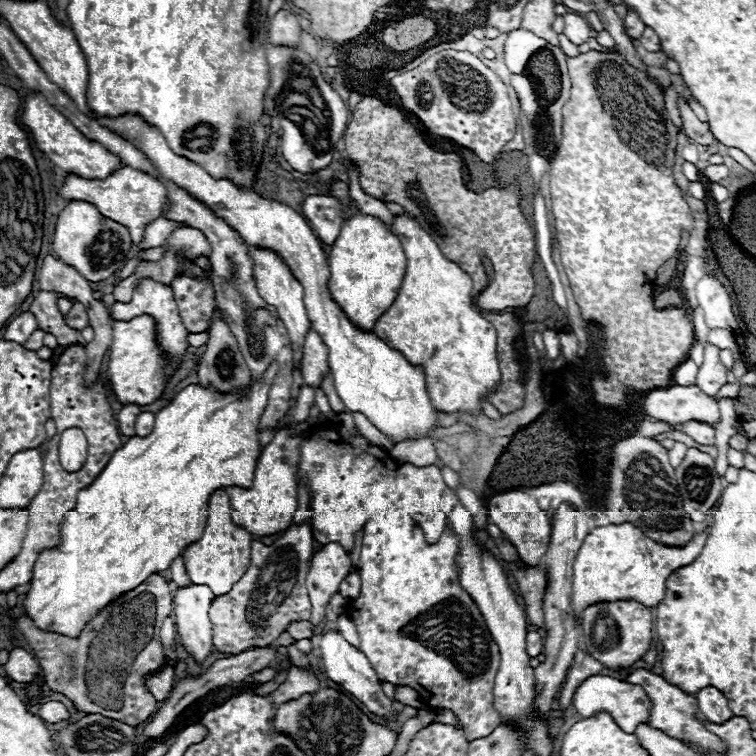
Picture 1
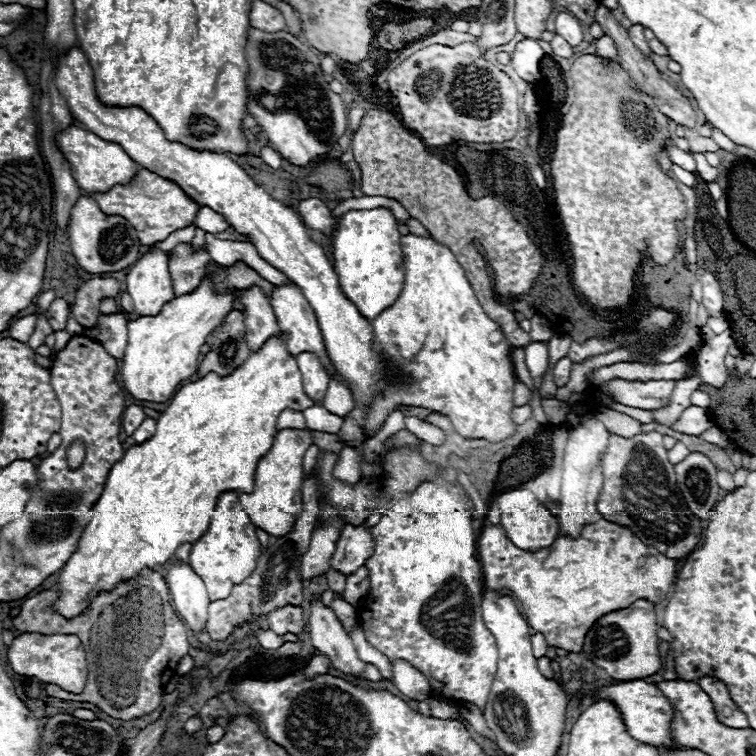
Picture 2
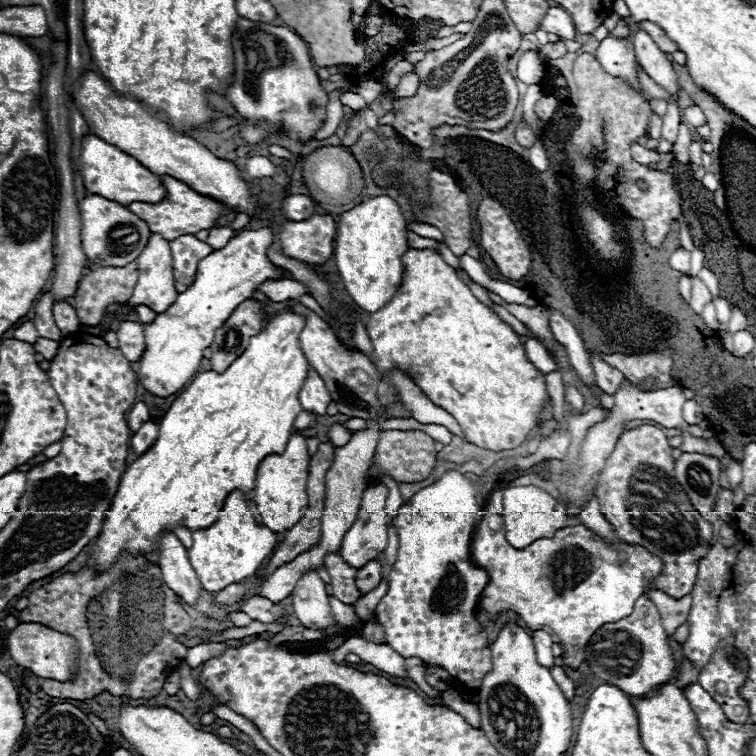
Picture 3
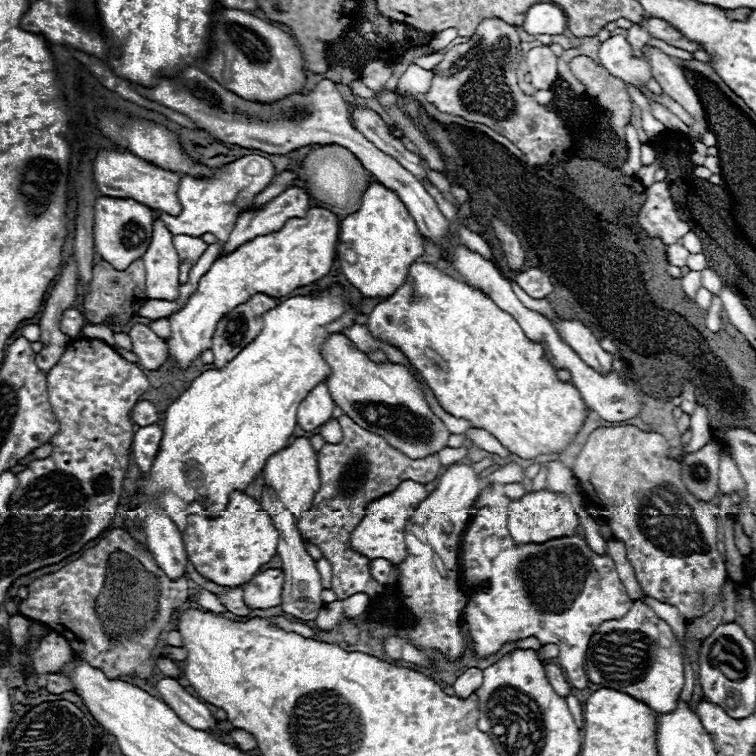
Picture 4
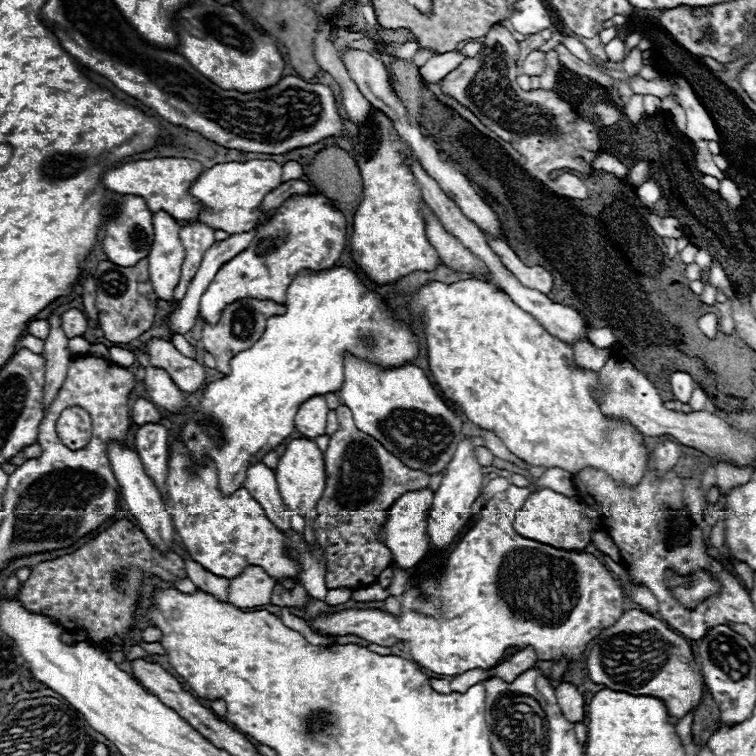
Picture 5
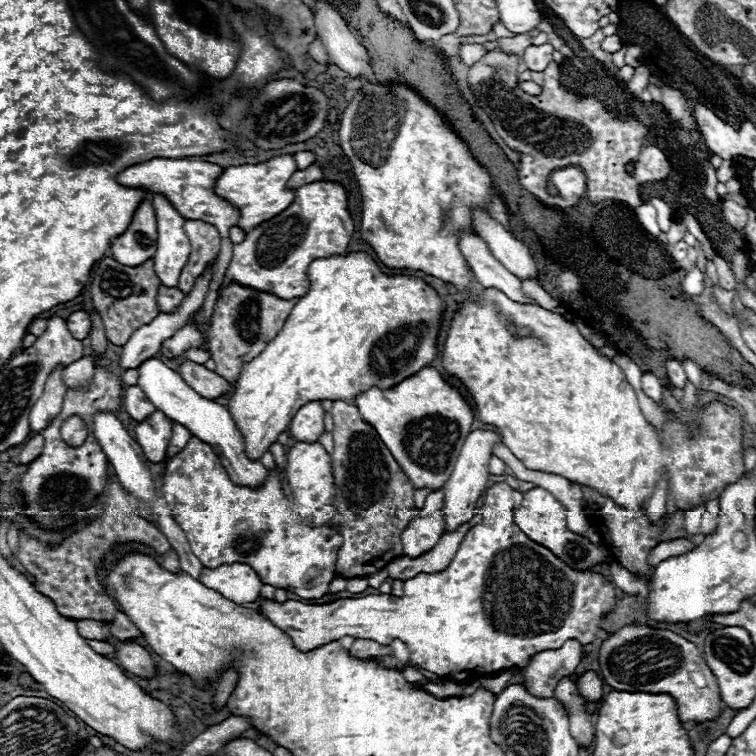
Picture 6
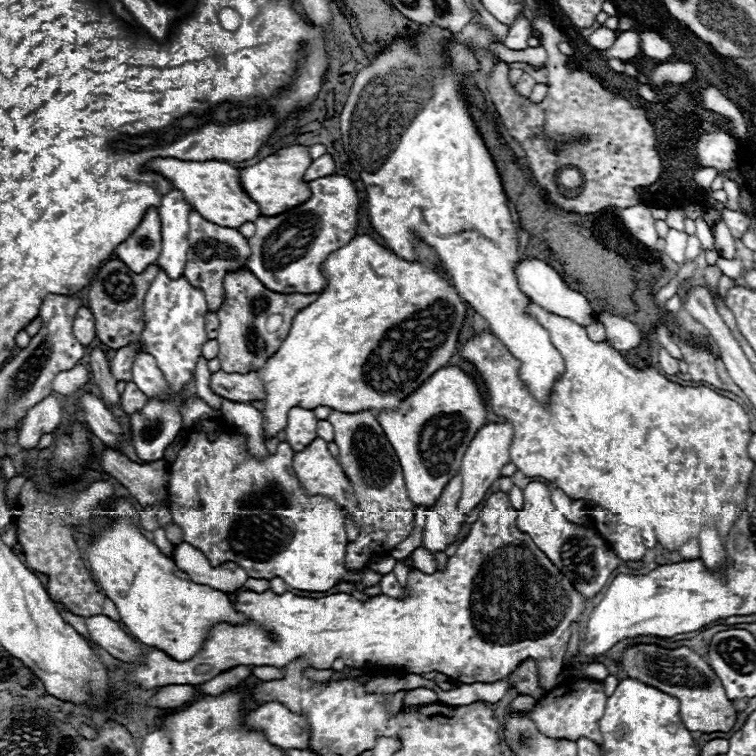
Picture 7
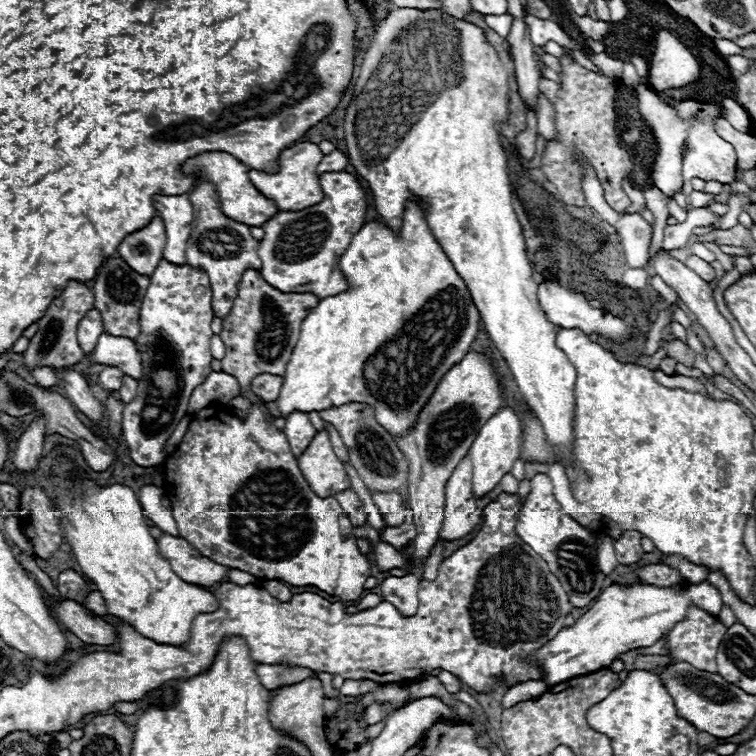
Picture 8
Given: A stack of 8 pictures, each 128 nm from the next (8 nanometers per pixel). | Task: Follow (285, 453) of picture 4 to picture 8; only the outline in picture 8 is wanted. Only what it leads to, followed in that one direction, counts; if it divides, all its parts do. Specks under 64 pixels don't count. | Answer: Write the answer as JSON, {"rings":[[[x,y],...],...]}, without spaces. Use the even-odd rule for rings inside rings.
{"rings":[[[320,430],[310,446],[298,456],[298,468],[314,494],[322,498],[350,490],[350,478],[342,462],[336,458],[326,430]]]}

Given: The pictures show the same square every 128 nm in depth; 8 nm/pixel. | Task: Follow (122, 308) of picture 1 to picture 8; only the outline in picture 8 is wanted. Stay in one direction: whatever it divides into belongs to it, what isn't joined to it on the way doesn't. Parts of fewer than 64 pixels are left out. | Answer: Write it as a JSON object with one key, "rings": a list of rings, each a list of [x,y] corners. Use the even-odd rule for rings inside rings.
{"rings":[[[188,194],[180,196],[154,196],[154,206],[158,216],[164,220],[166,228],[166,248],[162,258],[170,264],[184,266],[186,264],[186,242],[190,238],[192,224],[192,204]]]}

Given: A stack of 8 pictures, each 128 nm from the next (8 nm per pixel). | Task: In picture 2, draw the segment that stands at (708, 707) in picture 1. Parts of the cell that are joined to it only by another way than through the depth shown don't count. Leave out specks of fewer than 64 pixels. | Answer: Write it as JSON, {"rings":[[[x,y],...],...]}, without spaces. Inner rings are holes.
{"rings":[[[700,678],[698,686],[710,696],[710,700],[714,704],[716,718],[718,718],[720,724],[730,726],[730,728],[748,728],[750,726],[746,716],[732,702],[724,682],[718,682],[716,678]]]}

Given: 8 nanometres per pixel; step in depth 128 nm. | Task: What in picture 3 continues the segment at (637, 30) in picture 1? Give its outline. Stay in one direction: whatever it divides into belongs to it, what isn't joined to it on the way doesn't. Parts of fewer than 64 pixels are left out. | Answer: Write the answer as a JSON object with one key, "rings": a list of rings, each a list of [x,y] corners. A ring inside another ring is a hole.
{"rings":[[[638,30],[632,36],[632,44],[634,44],[636,60],[646,70],[646,74],[654,82],[658,82],[660,86],[670,90],[670,94],[676,96],[678,94],[678,76],[674,74],[672,64],[666,60],[666,54],[662,54],[662,50],[658,50],[654,40],[644,30]]]}

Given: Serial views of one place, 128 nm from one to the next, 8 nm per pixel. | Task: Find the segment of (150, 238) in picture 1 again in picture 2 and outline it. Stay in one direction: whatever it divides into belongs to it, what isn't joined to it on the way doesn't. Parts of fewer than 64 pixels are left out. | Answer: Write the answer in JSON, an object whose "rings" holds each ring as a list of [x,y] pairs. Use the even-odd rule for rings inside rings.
{"rings":[[[202,206],[194,218],[194,222],[190,224],[194,228],[200,228],[204,232],[212,232],[212,234],[218,234],[218,232],[224,232],[228,228],[226,220],[220,216],[220,214],[214,214],[214,210]]]}

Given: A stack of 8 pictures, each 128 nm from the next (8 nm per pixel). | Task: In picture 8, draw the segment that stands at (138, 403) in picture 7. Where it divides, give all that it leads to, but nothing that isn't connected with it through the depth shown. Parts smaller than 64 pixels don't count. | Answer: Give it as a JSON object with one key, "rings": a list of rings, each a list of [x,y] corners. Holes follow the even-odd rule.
{"rings":[[[130,376],[122,378],[122,386],[120,386],[120,390],[118,390],[120,400],[122,400],[124,404],[128,404],[128,402],[132,402],[132,400],[136,398],[136,392],[138,392],[138,382],[136,382],[134,378],[130,378]]]}

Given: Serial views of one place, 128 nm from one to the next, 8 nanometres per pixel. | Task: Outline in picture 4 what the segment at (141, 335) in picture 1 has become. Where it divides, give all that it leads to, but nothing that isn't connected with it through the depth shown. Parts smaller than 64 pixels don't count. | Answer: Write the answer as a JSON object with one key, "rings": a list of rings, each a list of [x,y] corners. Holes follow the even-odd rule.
{"rings":[[[310,208],[304,218],[290,218],[278,232],[256,236],[234,252],[216,258],[182,310],[168,316],[170,338],[164,340],[168,346],[168,368],[186,372],[204,350],[212,348],[214,330],[220,318],[234,310],[234,306],[246,302],[246,298],[254,294],[280,298],[290,294],[294,288],[306,286],[328,274],[336,256],[338,232],[340,220],[330,210]]]}

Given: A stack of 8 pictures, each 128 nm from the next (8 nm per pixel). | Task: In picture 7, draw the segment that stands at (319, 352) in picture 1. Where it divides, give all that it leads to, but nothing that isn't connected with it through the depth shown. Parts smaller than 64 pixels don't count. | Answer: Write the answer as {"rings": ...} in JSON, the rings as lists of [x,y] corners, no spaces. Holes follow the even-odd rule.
{"rings":[[[306,408],[290,410],[288,426],[284,428],[284,432],[286,432],[286,442],[292,446],[294,452],[304,450],[316,438],[316,424],[318,418],[314,416],[314,410]]]}

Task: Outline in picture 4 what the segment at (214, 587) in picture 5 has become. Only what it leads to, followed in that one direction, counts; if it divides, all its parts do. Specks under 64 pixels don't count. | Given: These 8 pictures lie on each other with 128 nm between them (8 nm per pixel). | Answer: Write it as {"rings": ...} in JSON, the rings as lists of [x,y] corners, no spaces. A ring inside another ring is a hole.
{"rings":[[[238,588],[238,590],[232,590],[232,592],[228,592],[228,594],[224,594],[224,596],[218,596],[220,598],[220,602],[232,612],[232,614],[236,614],[236,616],[250,616],[252,614],[252,608],[248,608],[246,604],[244,604],[244,592]]]}

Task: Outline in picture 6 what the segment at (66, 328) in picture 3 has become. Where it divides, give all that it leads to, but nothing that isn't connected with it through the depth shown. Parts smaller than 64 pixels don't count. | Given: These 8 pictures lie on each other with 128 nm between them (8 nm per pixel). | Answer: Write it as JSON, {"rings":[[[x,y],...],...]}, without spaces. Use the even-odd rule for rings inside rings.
{"rings":[[[78,310],[78,312],[72,312],[68,318],[66,318],[66,326],[70,330],[70,334],[78,340],[84,340],[88,334],[90,334],[90,316],[88,312],[84,310]]]}

